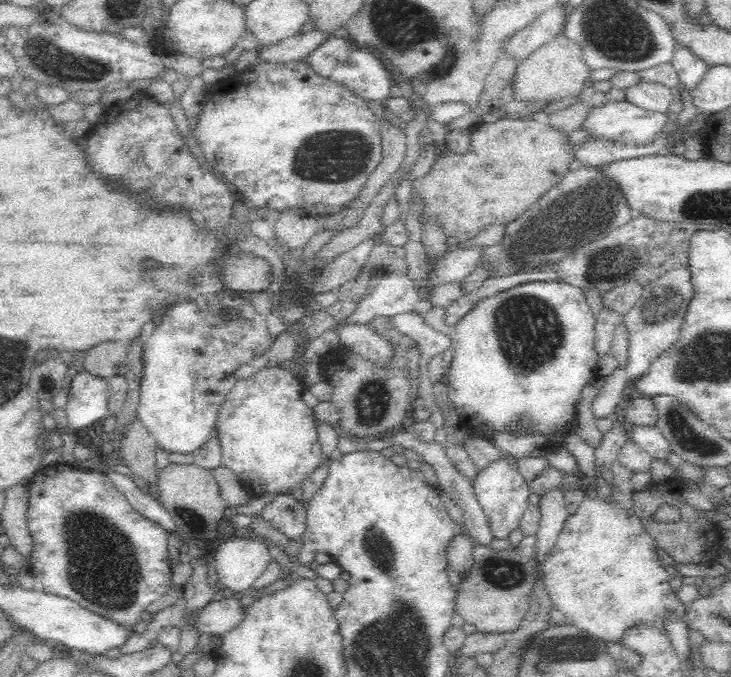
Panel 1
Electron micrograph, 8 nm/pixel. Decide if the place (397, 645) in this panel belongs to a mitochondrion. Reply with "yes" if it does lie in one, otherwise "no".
yes

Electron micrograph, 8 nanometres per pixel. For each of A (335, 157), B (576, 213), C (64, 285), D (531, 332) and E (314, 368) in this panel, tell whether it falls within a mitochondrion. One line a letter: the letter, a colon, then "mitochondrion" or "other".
A: mitochondrion
B: mitochondrion
C: other
D: mitochondrion
E: other

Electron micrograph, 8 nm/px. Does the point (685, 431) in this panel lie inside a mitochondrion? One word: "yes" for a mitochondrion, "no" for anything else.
yes

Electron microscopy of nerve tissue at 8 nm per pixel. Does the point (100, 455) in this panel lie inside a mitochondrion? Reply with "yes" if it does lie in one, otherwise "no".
no

